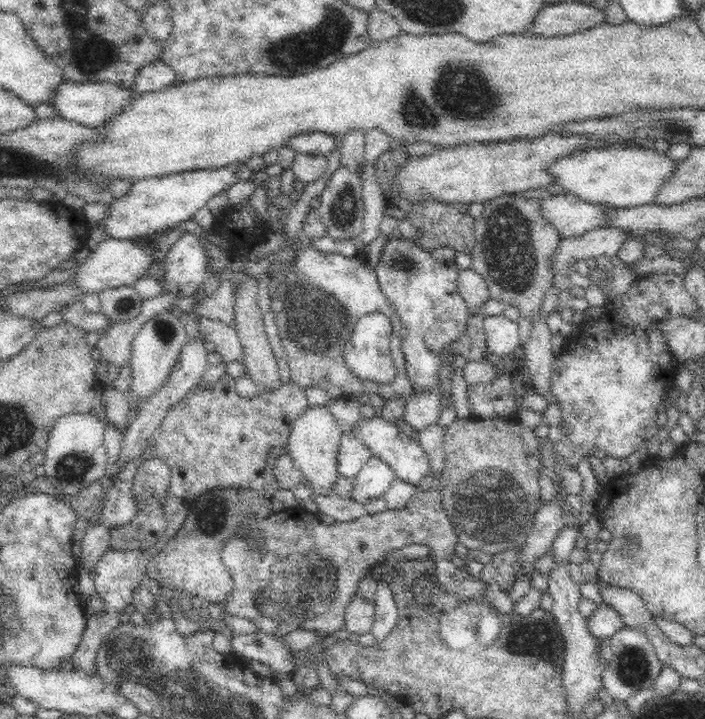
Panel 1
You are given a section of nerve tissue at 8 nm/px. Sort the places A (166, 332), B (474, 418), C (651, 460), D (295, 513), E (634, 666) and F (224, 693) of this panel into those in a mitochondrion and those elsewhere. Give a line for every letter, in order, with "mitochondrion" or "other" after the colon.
A: mitochondrion
B: other
C: other
D: other
E: mitochondrion
F: mitochondrion

